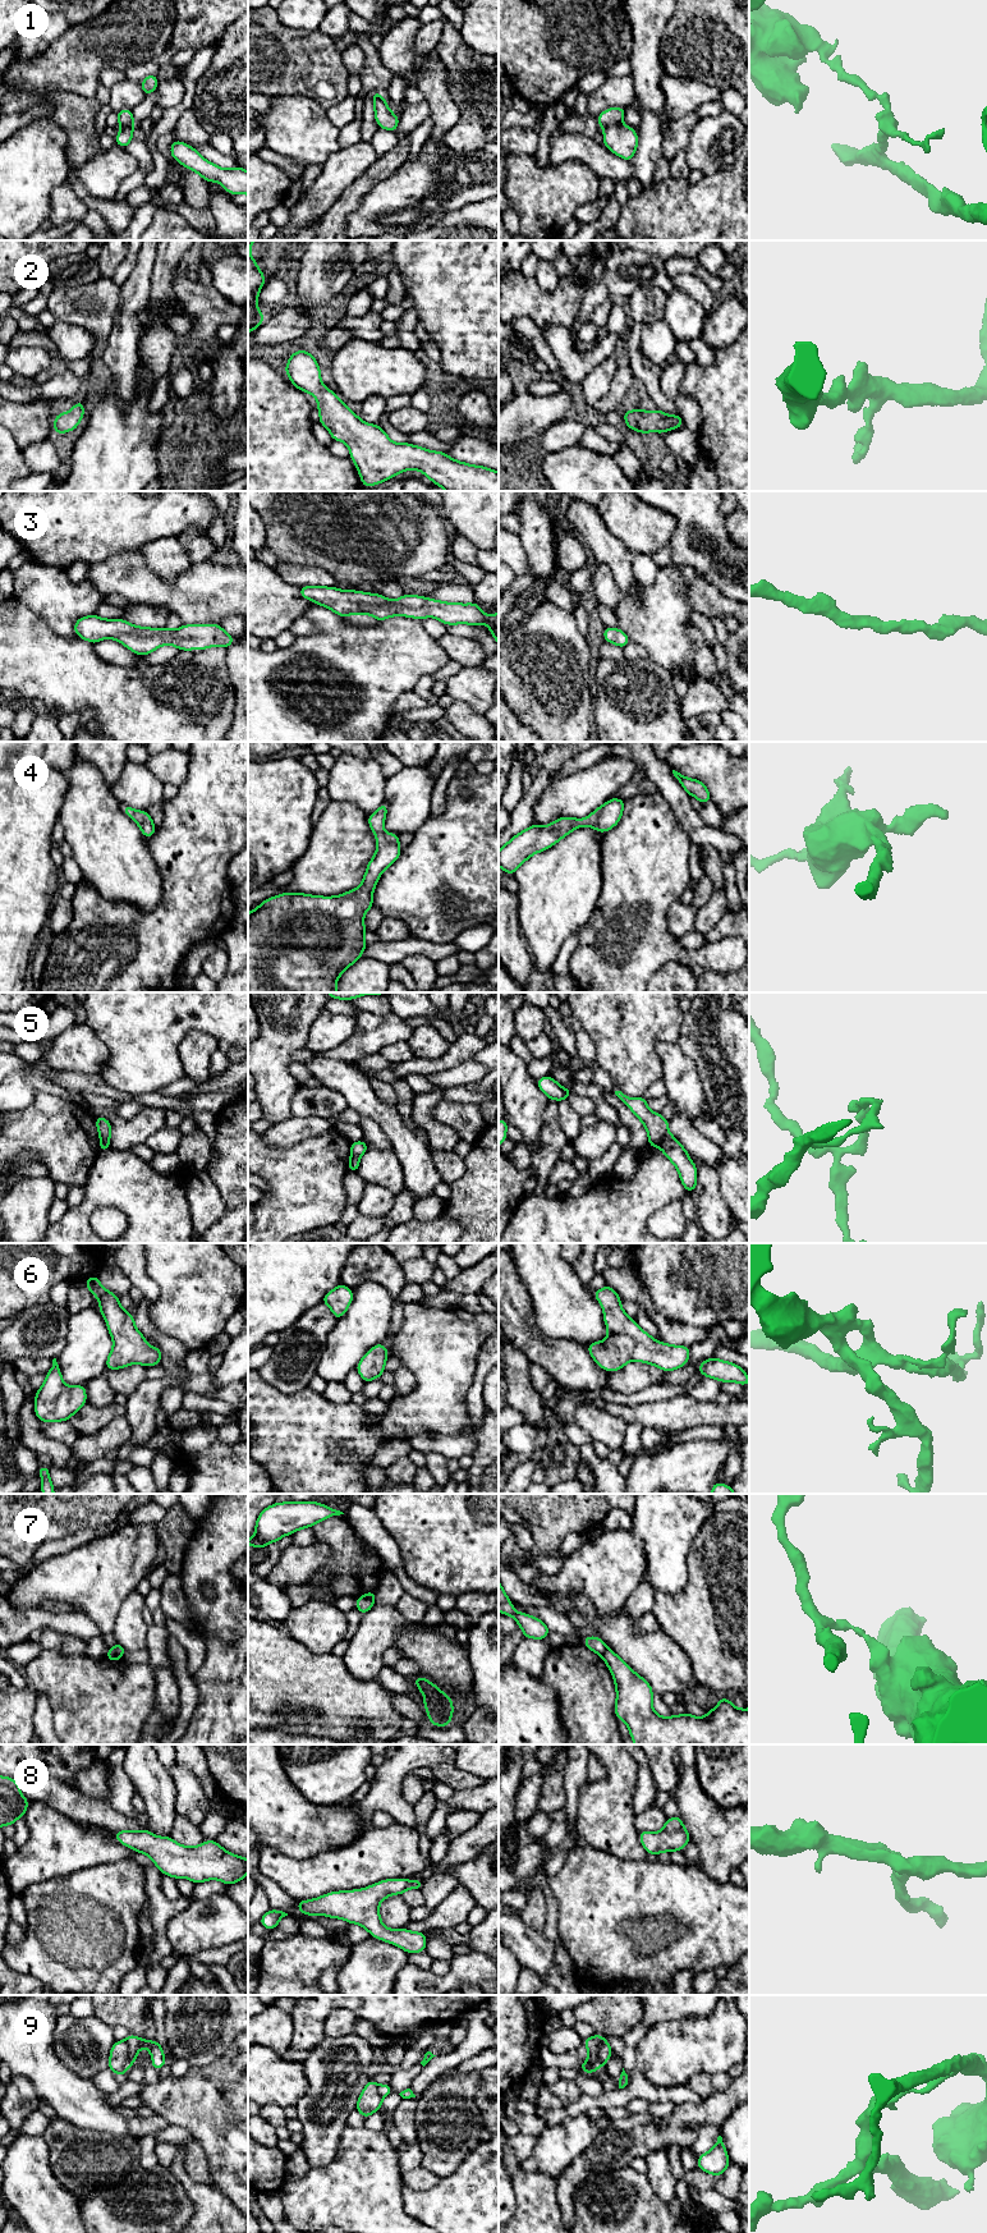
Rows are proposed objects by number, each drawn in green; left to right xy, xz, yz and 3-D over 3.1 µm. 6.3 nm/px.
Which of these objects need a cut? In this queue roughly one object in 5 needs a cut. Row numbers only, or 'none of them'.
1, 5, 7, 9

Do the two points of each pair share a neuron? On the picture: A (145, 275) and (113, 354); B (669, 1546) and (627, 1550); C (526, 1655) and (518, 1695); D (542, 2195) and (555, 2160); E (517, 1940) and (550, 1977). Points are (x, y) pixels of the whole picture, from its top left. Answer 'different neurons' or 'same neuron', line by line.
A: same neuron
B: different neurons
C: different neurons
D: different neurons
E: same neuron

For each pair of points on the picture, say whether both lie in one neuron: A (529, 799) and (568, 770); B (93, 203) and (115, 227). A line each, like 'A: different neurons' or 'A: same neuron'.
A: different neurons
B: same neuron

